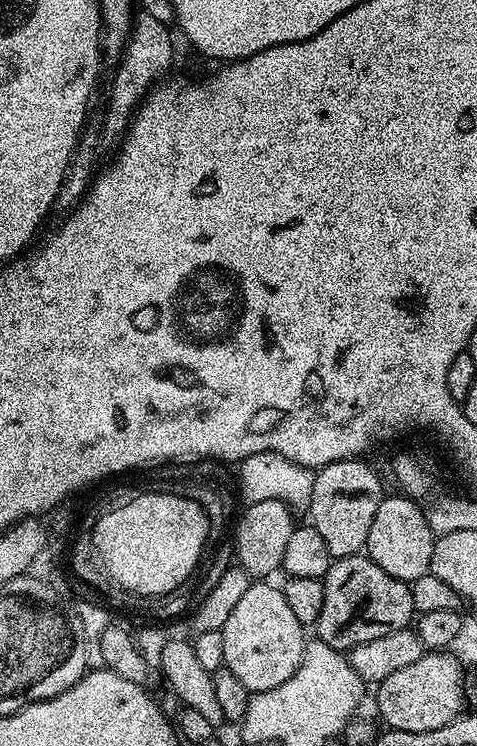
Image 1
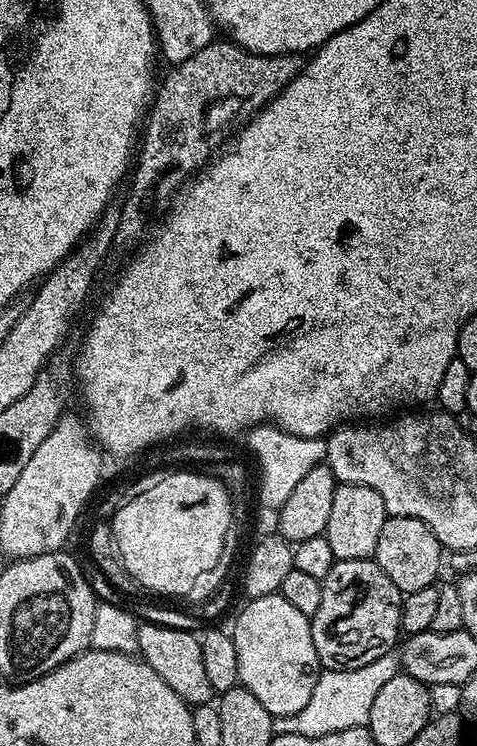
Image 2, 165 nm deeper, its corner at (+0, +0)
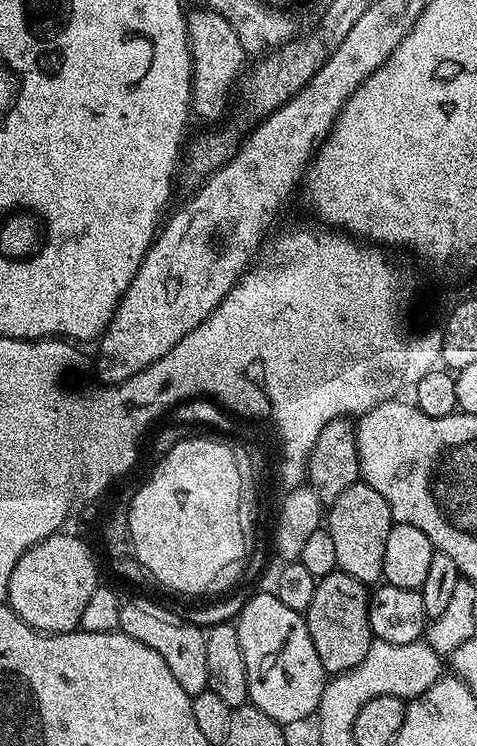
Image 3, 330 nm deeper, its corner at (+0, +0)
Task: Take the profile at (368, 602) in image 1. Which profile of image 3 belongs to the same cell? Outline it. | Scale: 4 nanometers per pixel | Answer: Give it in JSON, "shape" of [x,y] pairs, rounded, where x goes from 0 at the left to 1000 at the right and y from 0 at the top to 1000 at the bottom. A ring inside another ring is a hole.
{"shape":[[[711,764],[662,779],[658,802],[642,822],[650,855],[681,902],[736,902],[771,879],[784,865],[784,854],[771,832],[774,790],[759,780],[734,775],[734,769]]]}

